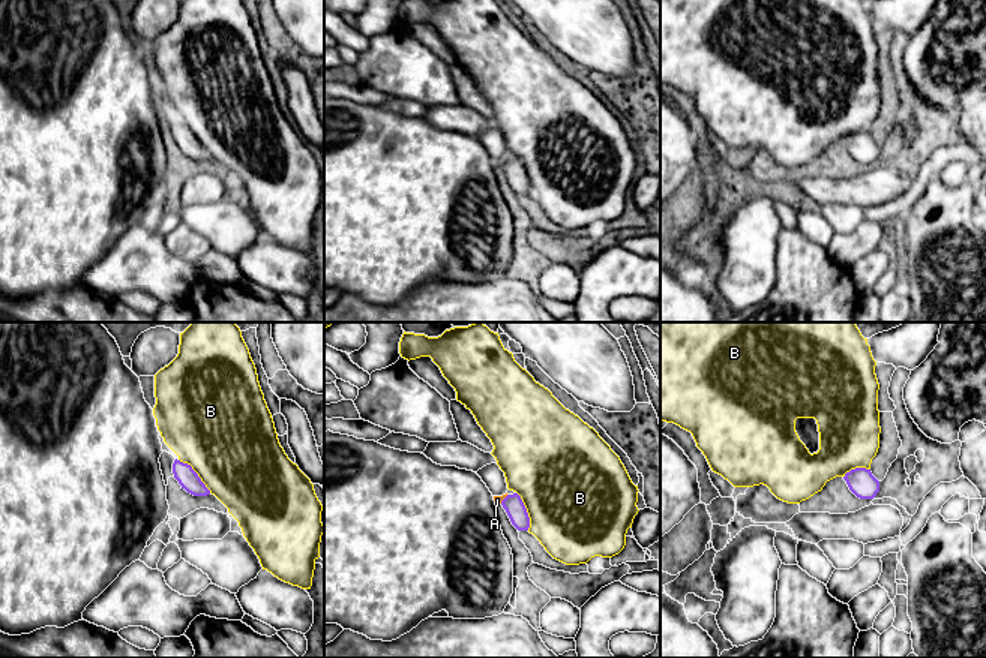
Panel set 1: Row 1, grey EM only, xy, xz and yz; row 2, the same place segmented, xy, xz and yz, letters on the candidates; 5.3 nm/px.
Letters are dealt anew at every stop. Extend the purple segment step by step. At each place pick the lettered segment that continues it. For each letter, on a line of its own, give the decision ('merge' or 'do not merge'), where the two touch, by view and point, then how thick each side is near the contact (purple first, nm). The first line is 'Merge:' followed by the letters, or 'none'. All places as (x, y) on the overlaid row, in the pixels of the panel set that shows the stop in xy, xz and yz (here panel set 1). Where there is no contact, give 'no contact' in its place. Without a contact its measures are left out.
Merge: A
A: merge; contact xz (503, 499); calibres 110 and 40 nm
B: do not merge; contact xy (197, 474); calibres 110 and 500 nm

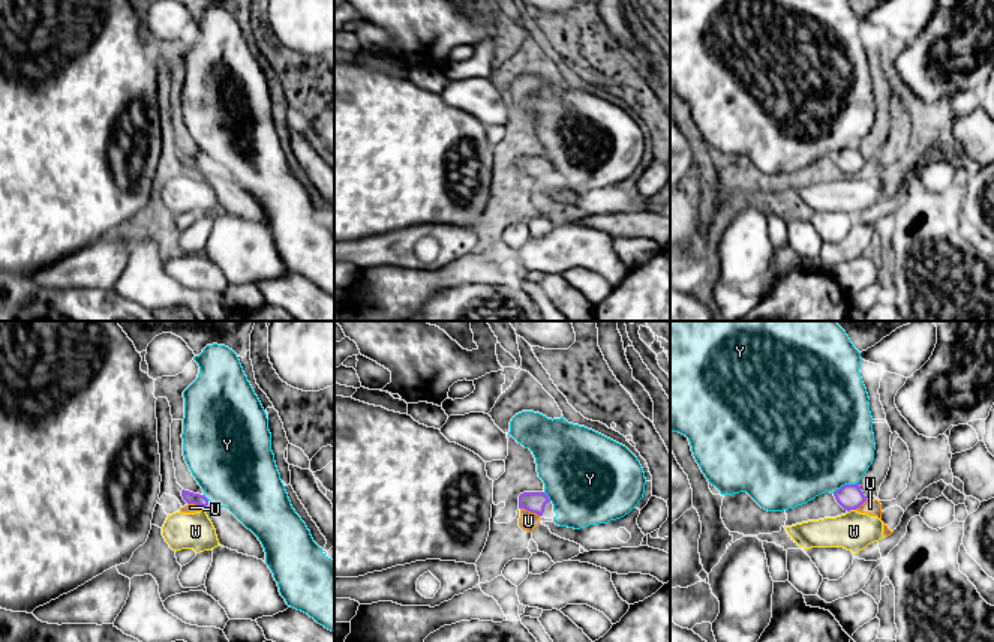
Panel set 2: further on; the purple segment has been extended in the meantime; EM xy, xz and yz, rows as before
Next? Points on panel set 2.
Merge: none
U: do not merge; contact xz (529, 510); calibres 110 and 100 nm
W: do not merge; contact yz (850, 509); calibres 140 and 200 nm
Y: do not merge; contact yz (844, 485); calibres 140 and 500 nm

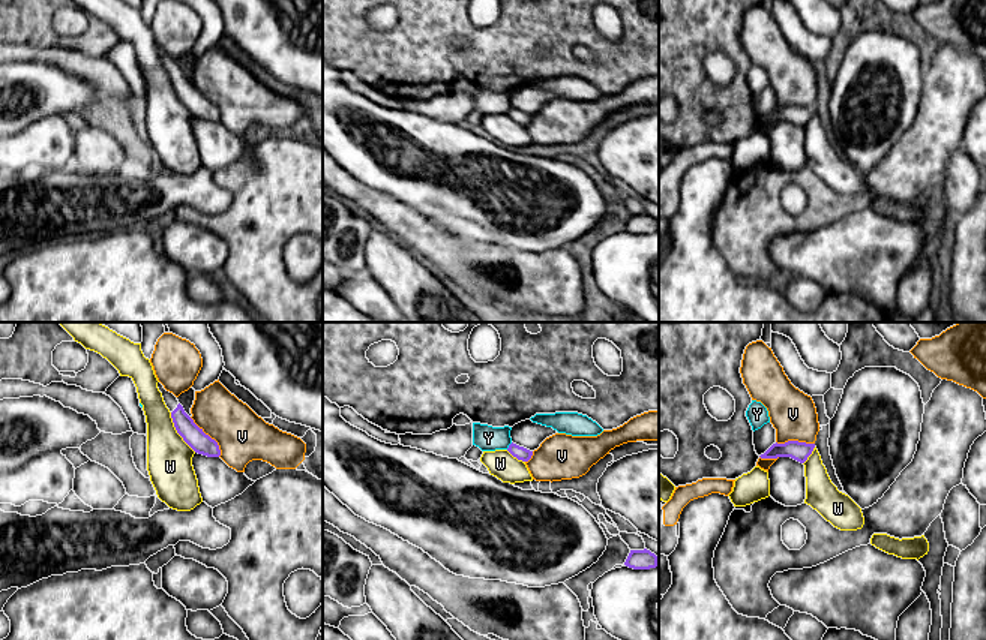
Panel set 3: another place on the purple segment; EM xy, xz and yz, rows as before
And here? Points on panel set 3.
Merge: none
V: do not merge; contact xy (209, 436); calibres 110 and 280 nm
W: do not merge; contact xy (177, 432); calibres 110 and 240 nm
Y: do not merge; contact xz (509, 445); calibres 70 and 140 nm

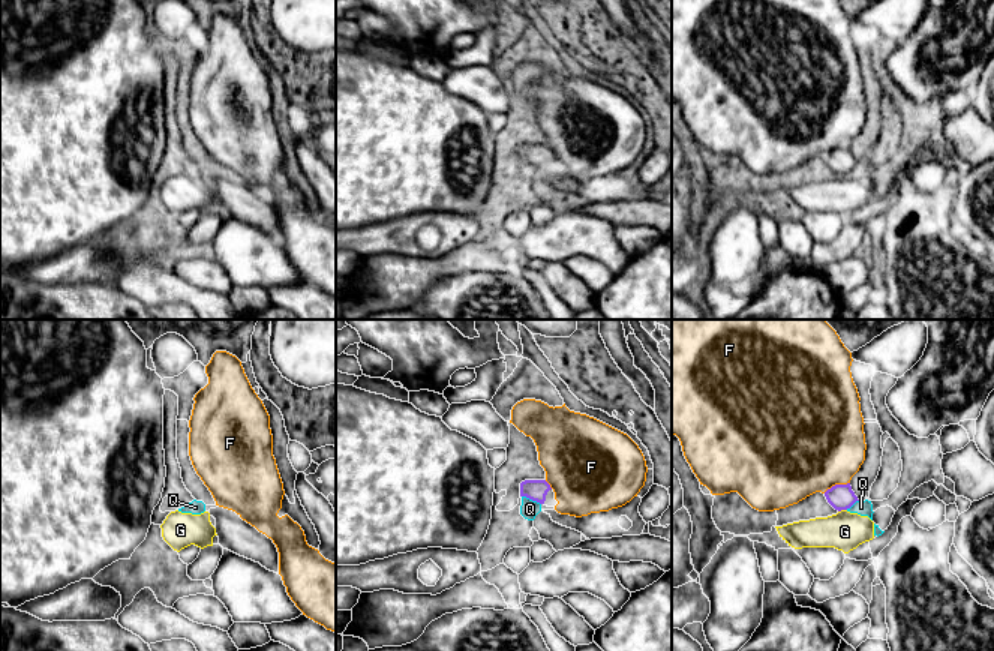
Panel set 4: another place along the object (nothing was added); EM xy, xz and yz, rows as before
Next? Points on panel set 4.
Merge: none
F: do not merge; contact yz (835, 485); calibres 140 and 500 nm
G: do not merge; contact yz (841, 509); calibres 140 and 200 nm
Q: do not merge; contact xz (531, 498); calibres 110 and 100 nm

